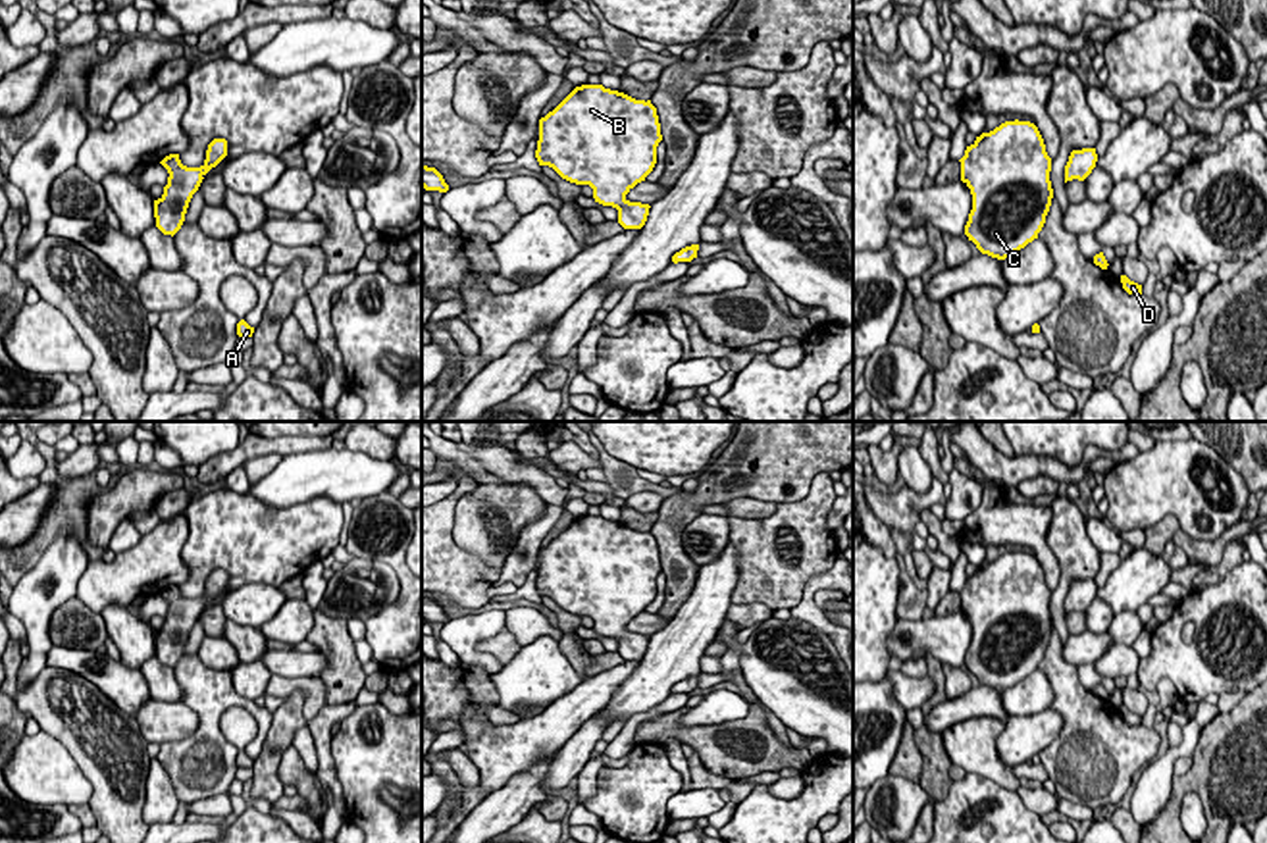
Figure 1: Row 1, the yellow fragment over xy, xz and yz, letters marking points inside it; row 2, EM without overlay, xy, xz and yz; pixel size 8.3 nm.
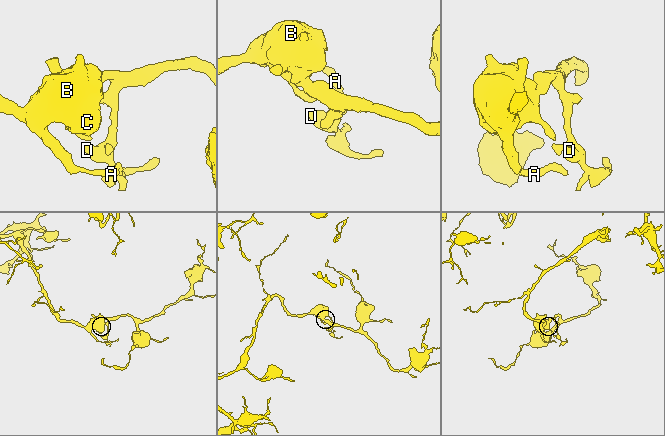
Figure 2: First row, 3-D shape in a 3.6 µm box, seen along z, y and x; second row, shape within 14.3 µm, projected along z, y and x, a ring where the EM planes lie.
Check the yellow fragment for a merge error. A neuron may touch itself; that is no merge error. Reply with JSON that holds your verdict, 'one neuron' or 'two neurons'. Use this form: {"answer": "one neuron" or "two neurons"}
{"answer": "one neuron"}

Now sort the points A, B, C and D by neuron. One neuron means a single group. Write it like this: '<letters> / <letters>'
A B C D

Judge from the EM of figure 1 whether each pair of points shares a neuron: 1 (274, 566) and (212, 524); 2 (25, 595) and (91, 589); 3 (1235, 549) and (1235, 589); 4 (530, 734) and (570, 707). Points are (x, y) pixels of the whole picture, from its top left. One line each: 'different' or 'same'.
1: same
2: different
3: different
4: same

